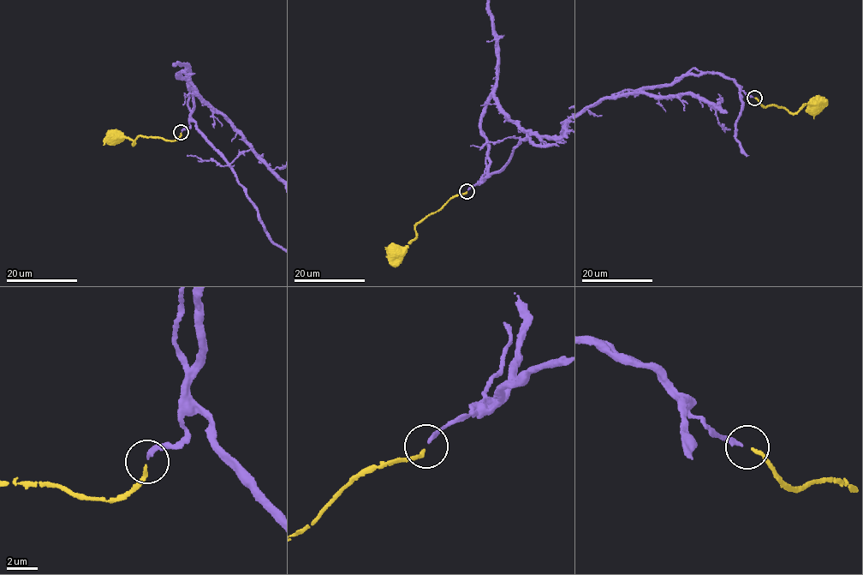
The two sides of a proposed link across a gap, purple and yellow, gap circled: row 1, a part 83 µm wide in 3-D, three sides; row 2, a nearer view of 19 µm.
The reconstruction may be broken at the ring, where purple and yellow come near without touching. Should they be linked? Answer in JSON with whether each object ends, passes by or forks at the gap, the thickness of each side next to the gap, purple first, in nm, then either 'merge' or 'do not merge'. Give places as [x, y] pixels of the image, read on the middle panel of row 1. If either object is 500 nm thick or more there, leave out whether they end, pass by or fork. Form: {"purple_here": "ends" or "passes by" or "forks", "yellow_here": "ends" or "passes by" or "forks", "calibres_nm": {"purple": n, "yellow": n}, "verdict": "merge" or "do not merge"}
{"purple_here": "ends", "yellow_here": "ends", "calibres_nm": {"purple": 240, "yellow": 200}, "verdict": "merge"}

